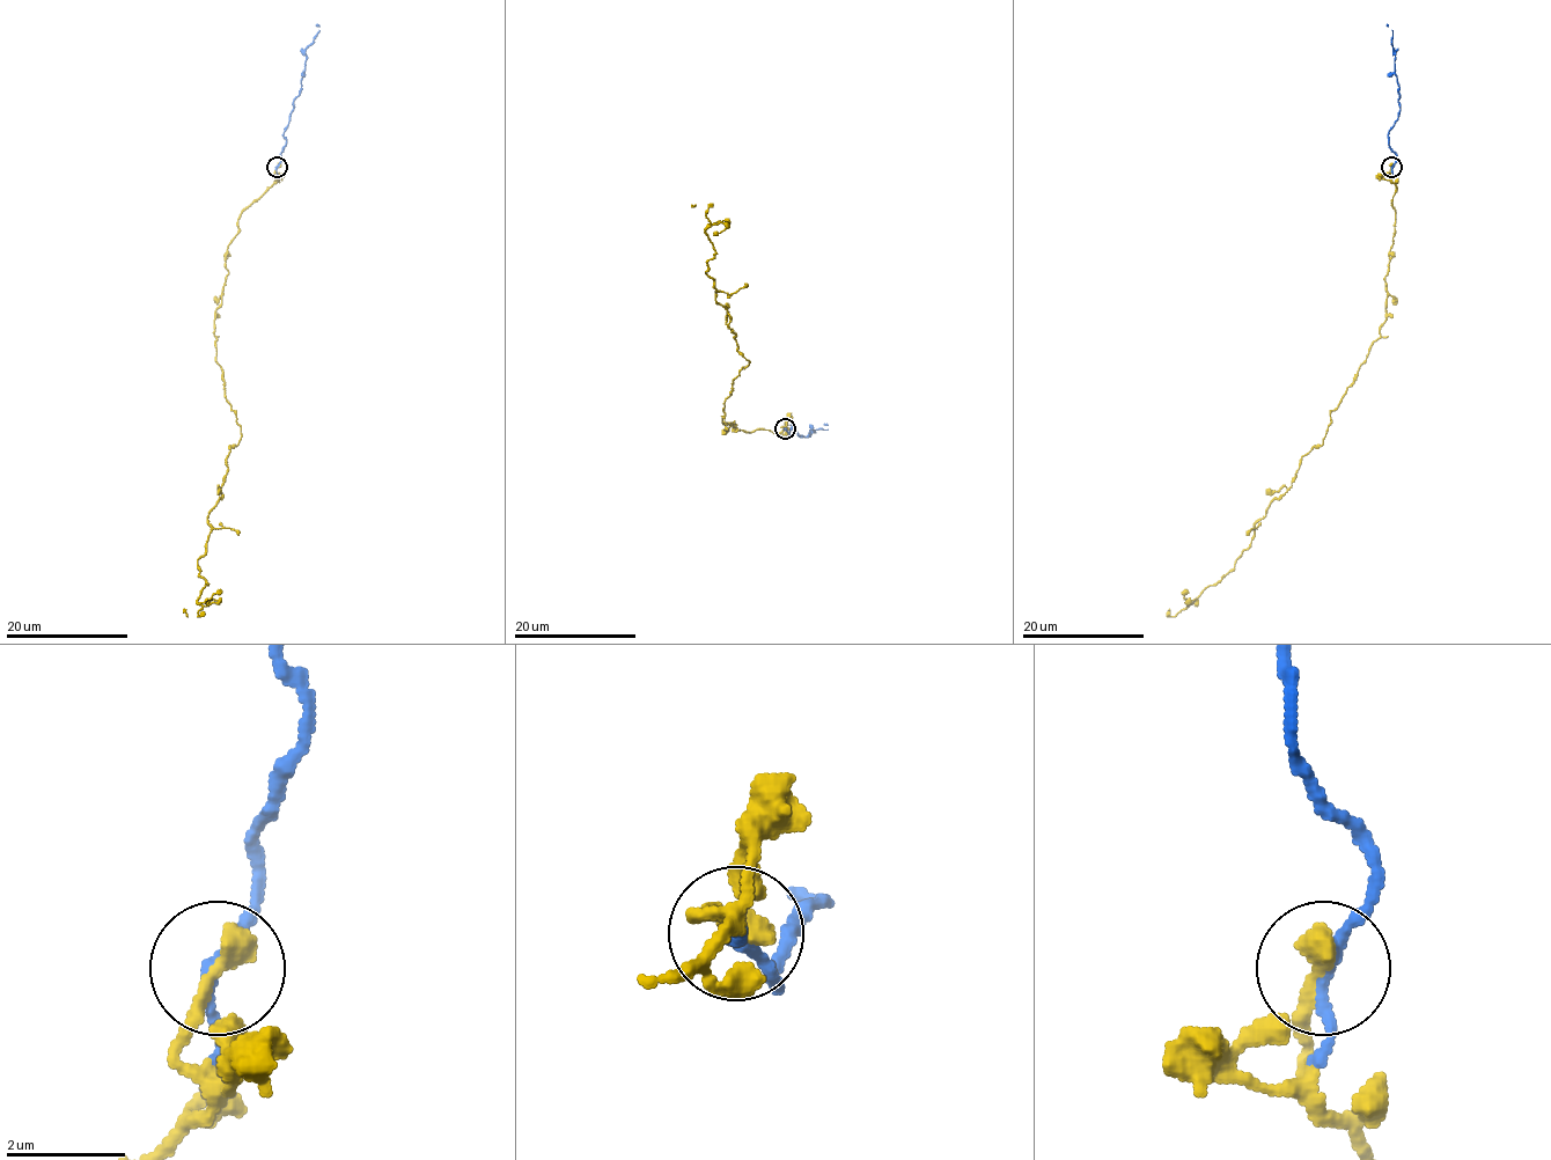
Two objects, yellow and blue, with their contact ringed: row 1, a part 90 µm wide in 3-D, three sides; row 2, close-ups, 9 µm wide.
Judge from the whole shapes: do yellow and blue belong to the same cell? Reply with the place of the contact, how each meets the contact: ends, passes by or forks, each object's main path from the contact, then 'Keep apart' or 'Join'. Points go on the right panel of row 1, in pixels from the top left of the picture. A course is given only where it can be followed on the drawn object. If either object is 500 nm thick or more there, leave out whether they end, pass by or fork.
Place: (1391, 167). At the ring yellow ends. At the ring blue passes by. Course of yellow: (1393, 168), (1395, 221), (1380, 336), (1330, 415), (1323, 441), (1302, 457), (1235, 566), (1174, 616), (1168, 609). Course of blue: (1393, 168), (1397, 154), (1389, 145), (1388, 132), (1398, 117), (1399, 102), (1393, 30), (1386, 24). Join

